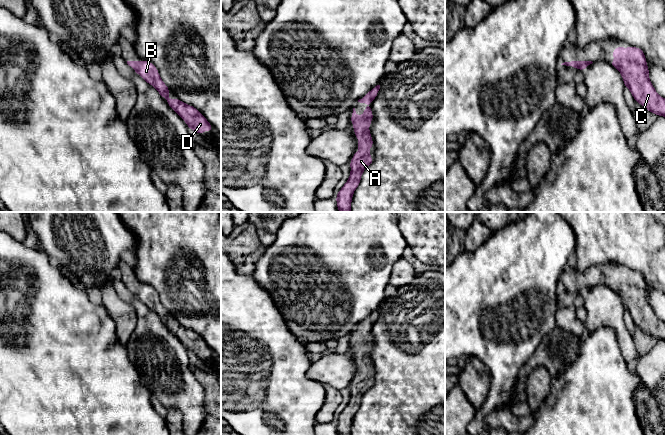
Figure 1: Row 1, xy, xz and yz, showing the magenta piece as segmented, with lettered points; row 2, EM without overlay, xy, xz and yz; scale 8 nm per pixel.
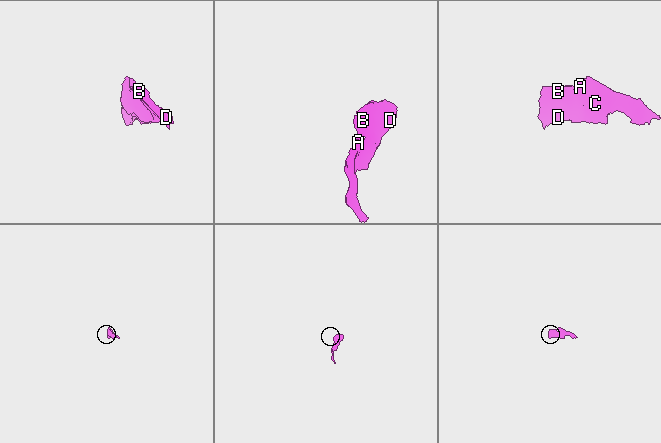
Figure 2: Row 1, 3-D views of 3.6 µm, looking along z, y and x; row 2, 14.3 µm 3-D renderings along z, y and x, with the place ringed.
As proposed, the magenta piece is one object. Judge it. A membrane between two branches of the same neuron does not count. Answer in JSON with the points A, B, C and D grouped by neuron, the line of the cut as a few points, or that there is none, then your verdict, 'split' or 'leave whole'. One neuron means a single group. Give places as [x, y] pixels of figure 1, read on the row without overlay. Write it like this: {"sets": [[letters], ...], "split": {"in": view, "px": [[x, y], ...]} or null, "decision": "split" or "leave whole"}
{"sets": [["A", "B", "C", "D"]], "split": null, "decision": "leave whole"}

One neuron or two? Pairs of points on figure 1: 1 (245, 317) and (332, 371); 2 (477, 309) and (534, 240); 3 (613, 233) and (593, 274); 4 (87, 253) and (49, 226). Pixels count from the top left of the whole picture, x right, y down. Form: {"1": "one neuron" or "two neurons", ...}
{"1": "two neurons", "2": "one neuron", "3": "two neurons", "4": "one neuron"}

